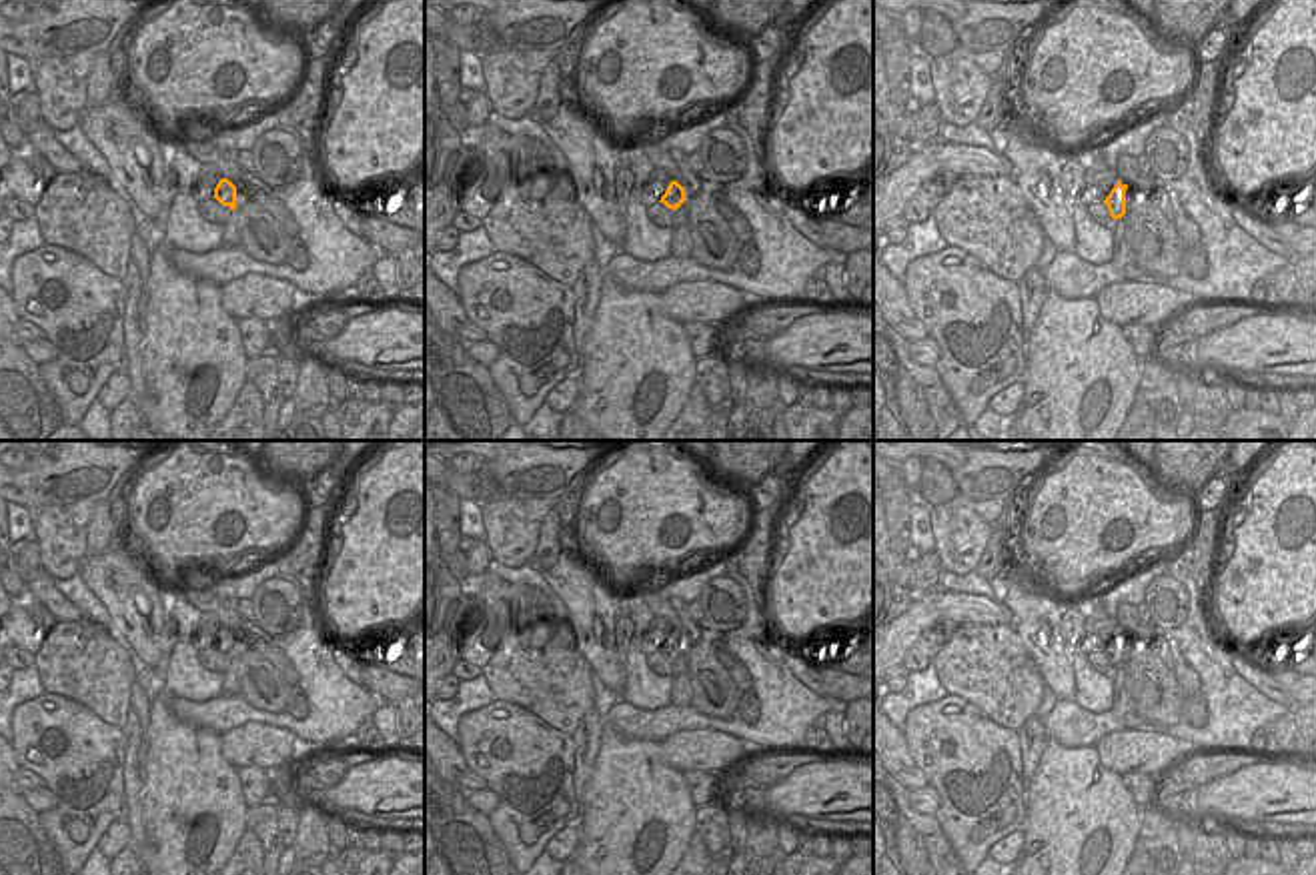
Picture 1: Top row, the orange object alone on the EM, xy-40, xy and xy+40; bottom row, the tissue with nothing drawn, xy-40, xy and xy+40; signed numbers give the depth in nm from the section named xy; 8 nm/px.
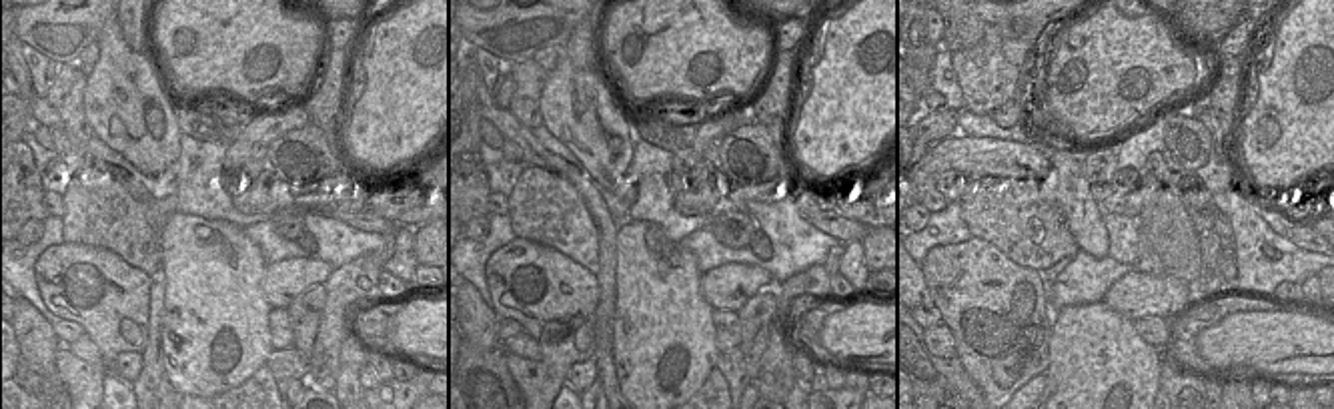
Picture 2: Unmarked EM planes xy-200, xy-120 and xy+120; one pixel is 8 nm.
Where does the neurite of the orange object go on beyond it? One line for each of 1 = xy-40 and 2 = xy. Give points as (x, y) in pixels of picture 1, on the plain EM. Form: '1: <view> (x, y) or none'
1: none
2: none

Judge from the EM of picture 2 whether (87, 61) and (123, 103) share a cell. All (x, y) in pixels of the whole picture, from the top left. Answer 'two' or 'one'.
two

